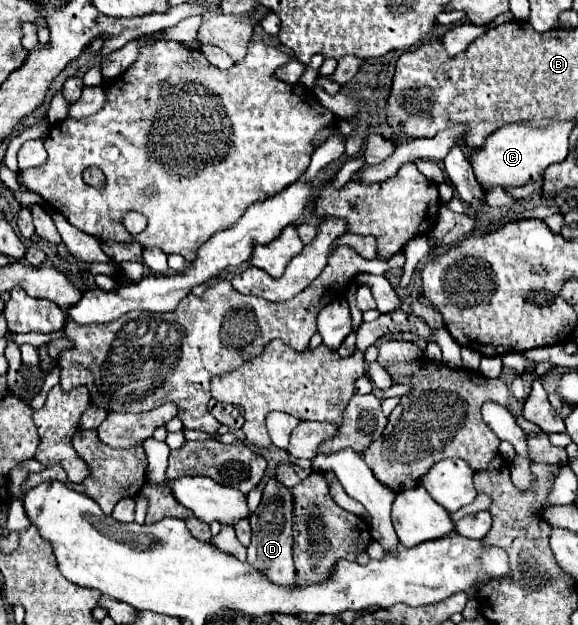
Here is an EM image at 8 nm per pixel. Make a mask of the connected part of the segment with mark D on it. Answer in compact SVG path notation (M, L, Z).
M271 476L263 488L263 498L255 514L249 518L253 528L253 538L247 548L247 560L261 568L275 584L295 584L293 566L293 494L281 484L277 476Z

